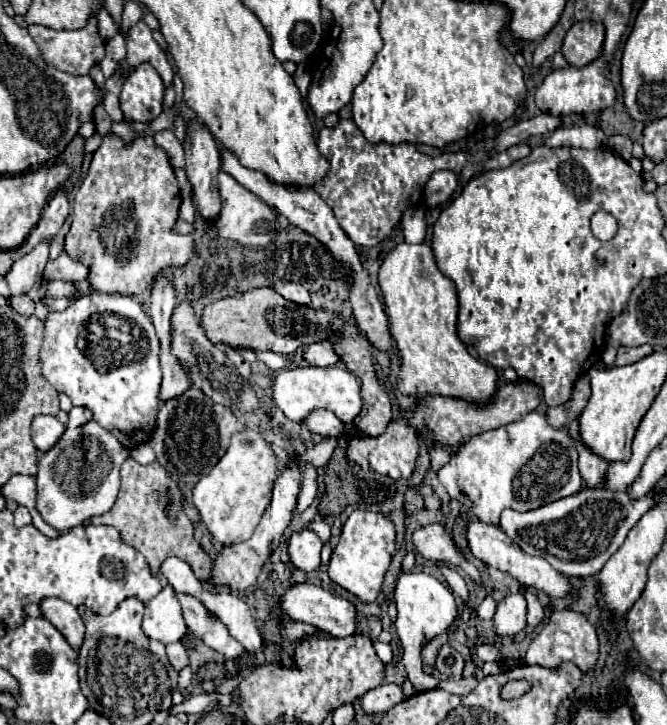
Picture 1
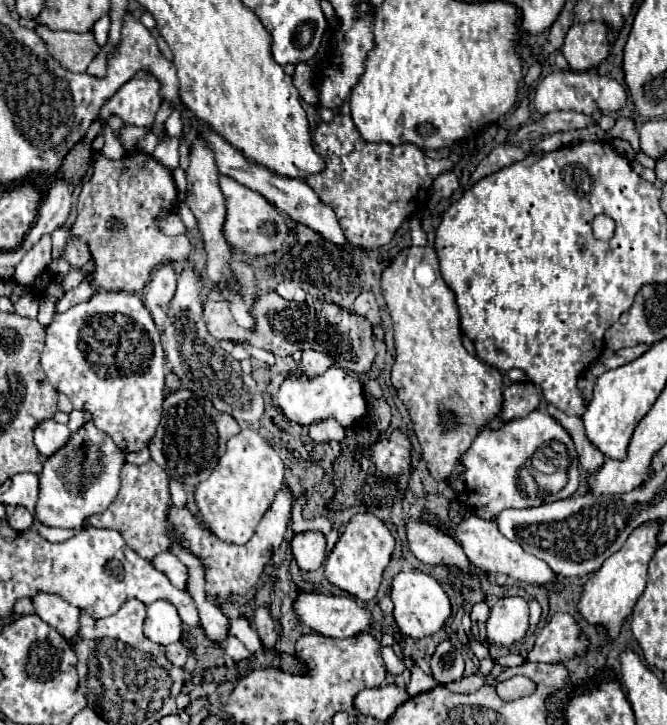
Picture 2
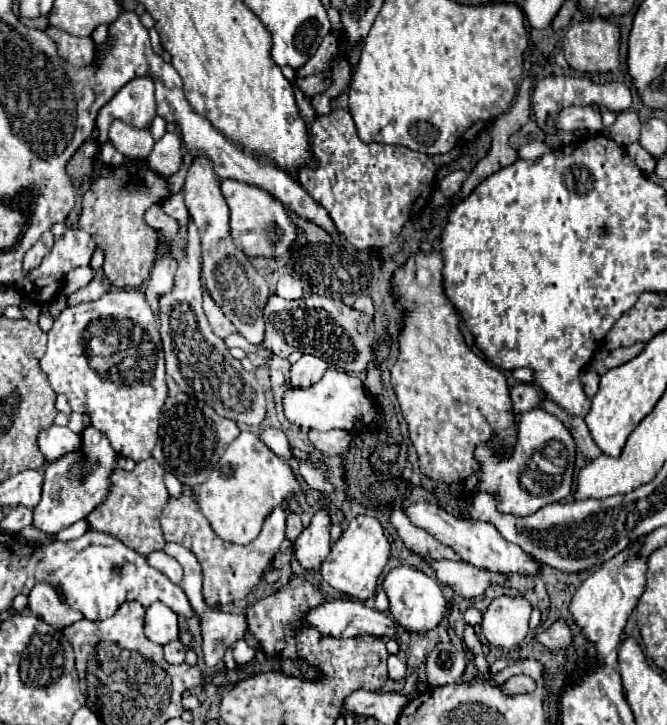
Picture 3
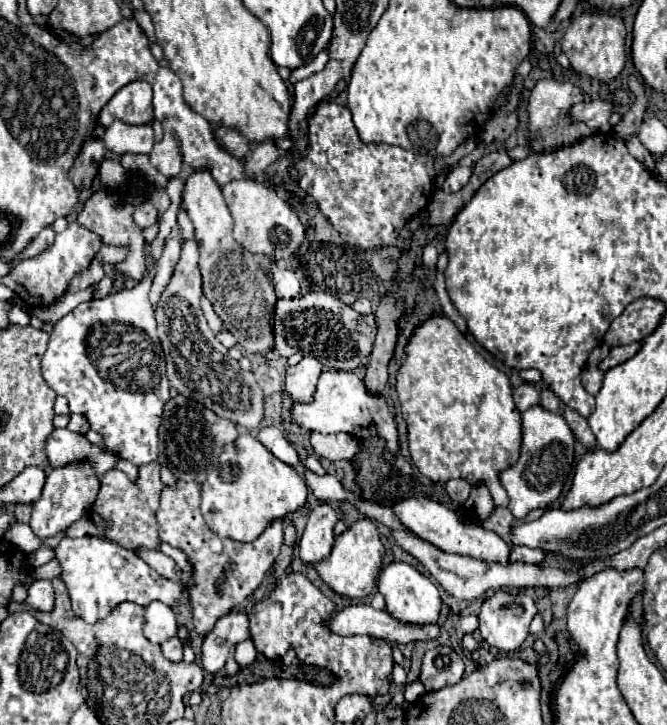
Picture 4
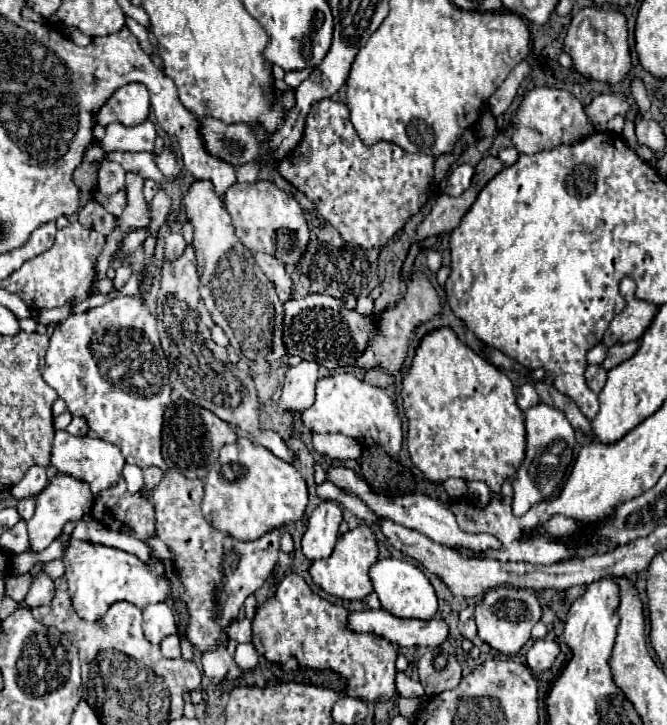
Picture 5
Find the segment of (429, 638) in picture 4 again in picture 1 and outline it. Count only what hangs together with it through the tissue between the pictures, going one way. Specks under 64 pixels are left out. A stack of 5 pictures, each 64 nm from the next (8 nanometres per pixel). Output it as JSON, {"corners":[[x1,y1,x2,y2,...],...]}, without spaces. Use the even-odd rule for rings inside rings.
{"corners":[[308,582,294,584,294,586,286,588,284,596,280,598,280,606,290,618,304,622,304,624,310,624,310,626,318,628,320,632,336,636,336,638,352,636,352,634,356,634,356,630,360,626,356,606,350,600,336,596,336,594,330,594,328,590,322,590,320,586,314,586,314,584,308,584]]}

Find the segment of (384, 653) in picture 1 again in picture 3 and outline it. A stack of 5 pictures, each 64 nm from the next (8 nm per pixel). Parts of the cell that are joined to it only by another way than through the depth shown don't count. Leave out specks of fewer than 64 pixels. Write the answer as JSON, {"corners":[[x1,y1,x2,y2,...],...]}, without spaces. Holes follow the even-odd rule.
{"corners":[[398,656,388,658,388,672,392,680,402,680,406,676,406,664]]}

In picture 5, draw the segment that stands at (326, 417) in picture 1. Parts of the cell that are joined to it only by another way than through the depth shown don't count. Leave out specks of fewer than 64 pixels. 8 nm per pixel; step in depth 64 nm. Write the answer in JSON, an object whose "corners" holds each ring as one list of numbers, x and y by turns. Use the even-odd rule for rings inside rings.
{"corners":[[314,434,314,450,330,460,356,460,362,454,362,444,346,434]]}

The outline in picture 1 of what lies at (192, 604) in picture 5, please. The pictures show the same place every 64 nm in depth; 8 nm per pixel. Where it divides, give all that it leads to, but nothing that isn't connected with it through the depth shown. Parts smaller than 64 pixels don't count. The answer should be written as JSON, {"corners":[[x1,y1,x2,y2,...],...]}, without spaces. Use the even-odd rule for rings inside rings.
{"corners":[[290,462,282,474,278,476,276,480,276,486,274,486,274,494,272,494,272,502,270,506,266,508,260,524,256,526,254,534,250,540,246,542,240,542,240,544,232,544,232,546,224,546,218,556,212,560,214,568,212,568,212,576,210,576,210,584,212,586,228,586,232,588,234,592,244,592,248,590,250,586,256,584,256,578,264,566,264,562,270,558,270,554,278,548,280,544,280,538,286,530,286,526,290,524,292,520,292,512,296,508,296,498,298,498,298,492,300,492,300,482,302,482,302,474,300,474,300,466,298,462]]}

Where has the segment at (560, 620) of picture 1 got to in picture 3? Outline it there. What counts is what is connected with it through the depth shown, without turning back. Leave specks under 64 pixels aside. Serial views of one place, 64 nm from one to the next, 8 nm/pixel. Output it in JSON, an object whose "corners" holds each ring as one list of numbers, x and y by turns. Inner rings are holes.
{"corners":[[558,620,554,622,546,632,538,634,538,642,544,644,546,648,550,650,560,650,560,648,566,648,572,644,572,634,570,634,570,628,564,620]]}

